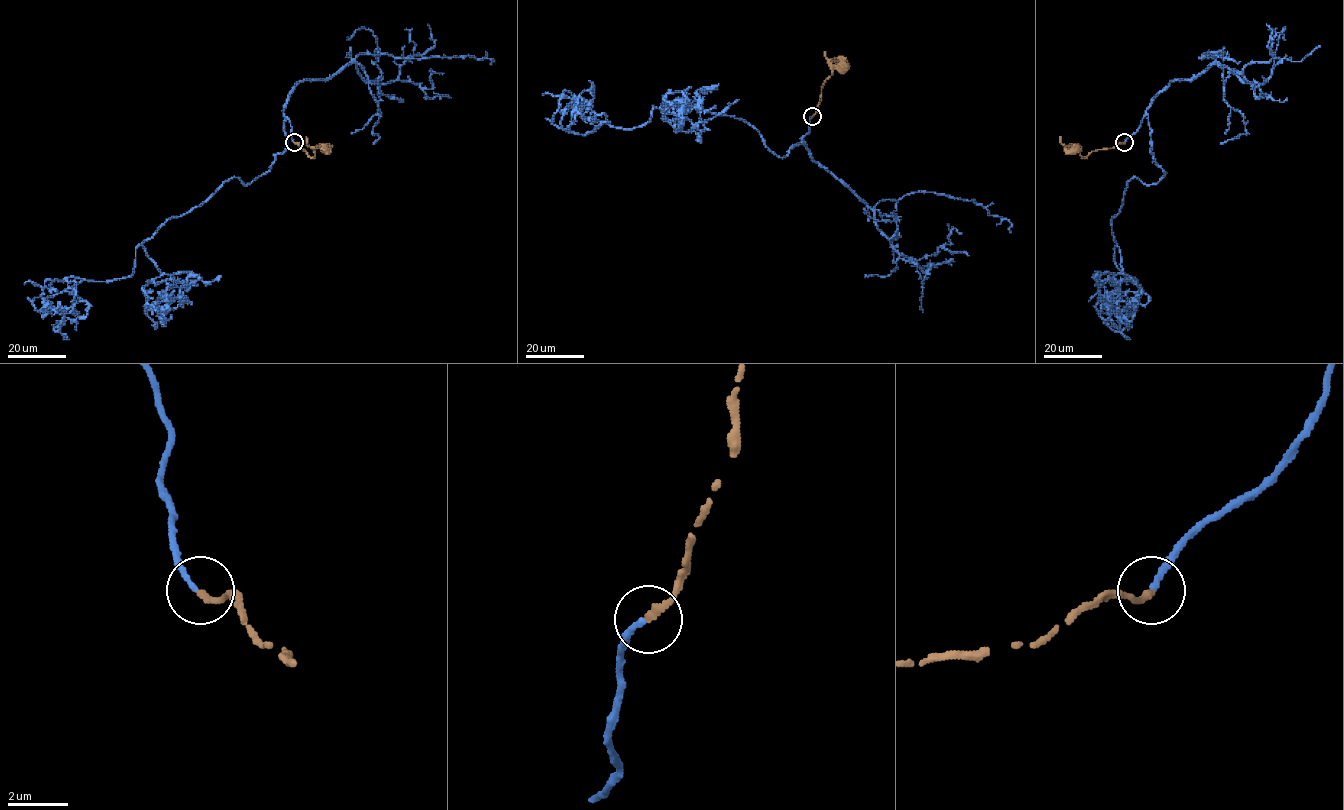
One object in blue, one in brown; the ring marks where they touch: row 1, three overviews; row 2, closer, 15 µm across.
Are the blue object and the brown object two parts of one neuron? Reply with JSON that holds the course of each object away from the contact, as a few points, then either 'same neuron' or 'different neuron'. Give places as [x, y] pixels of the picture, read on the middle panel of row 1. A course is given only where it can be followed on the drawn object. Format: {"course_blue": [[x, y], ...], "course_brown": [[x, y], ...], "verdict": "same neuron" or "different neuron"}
{"course_blue": [[812, 116], [784, 157], [742, 119], [687, 103], [612, 127], [584, 115], [592, 87], [576, 121]], "course_brown": [[812, 116], [819, 105], [823, 84], [832, 74], [832, 68], [840, 63], [843, 65]], "verdict": "same neuron"}

